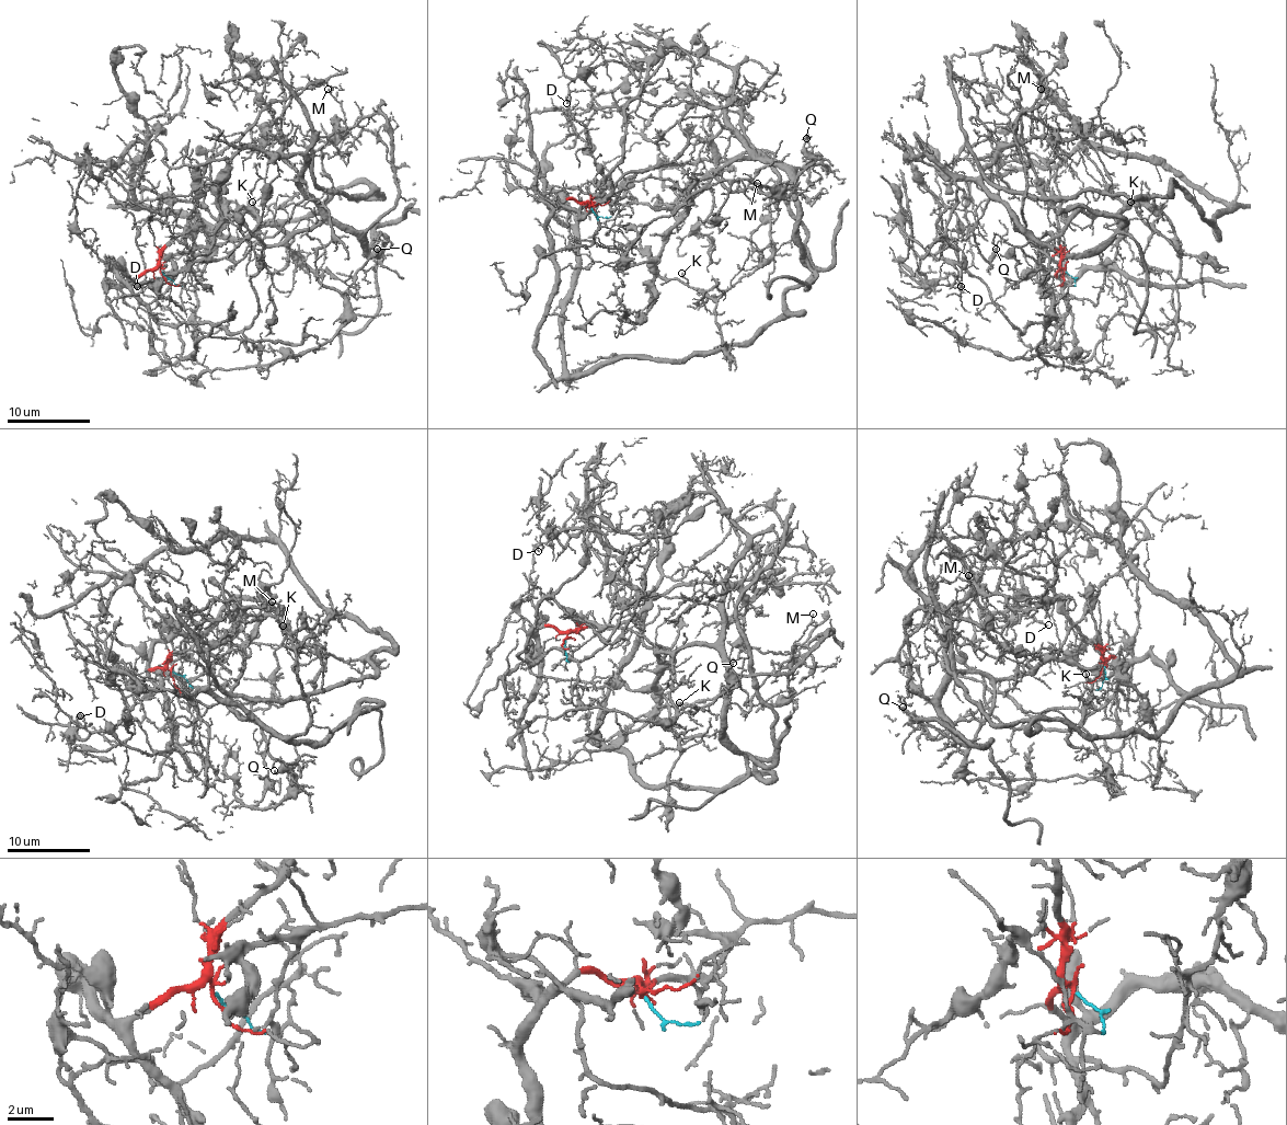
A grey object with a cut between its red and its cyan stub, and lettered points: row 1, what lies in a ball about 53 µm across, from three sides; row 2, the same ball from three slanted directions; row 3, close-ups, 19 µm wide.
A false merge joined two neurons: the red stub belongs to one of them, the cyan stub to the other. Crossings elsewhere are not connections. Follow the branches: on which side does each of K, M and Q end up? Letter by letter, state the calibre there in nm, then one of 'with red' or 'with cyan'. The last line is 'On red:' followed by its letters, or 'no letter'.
K: calibre 140 nm; with cyan
M: calibre 80 nm; with cyan
Q: calibre 140 nm; with cyan
On red: no letter

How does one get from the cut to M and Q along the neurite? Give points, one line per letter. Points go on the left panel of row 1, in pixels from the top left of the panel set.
M: (162, 272), (181, 286), (199, 248), (368, 230), (393, 206), (389, 123), (372, 113), (348, 131), (328, 88)
Q: (162, 272), (181, 286), (199, 248), (249, 234), (288, 245), (342, 293), (377, 249)

